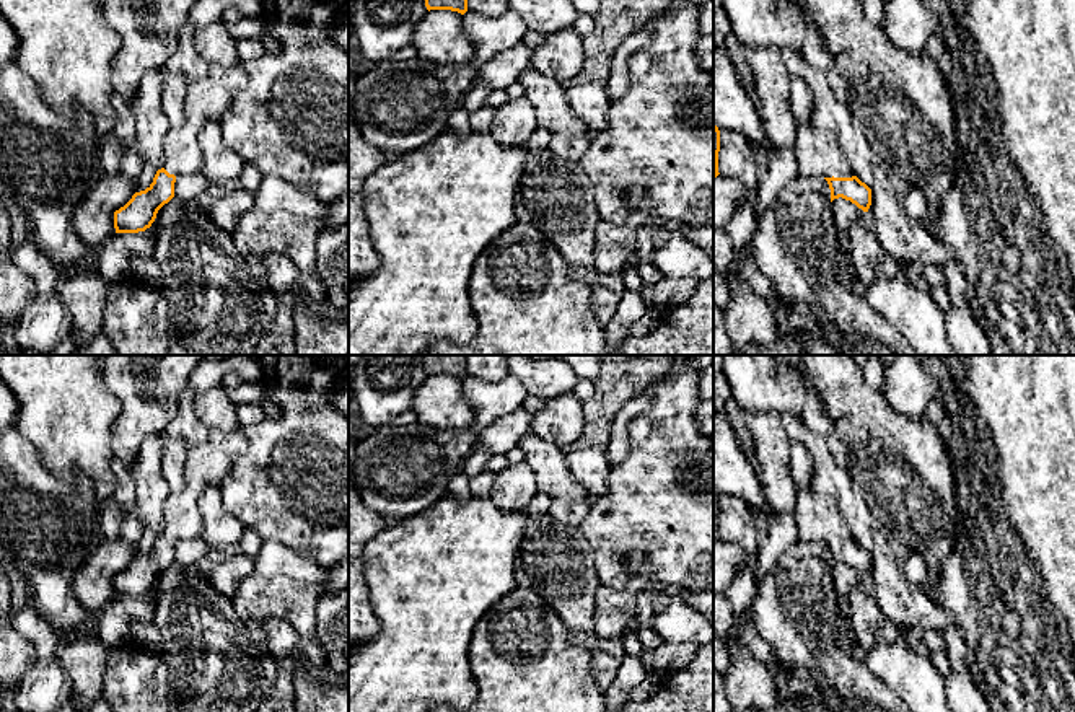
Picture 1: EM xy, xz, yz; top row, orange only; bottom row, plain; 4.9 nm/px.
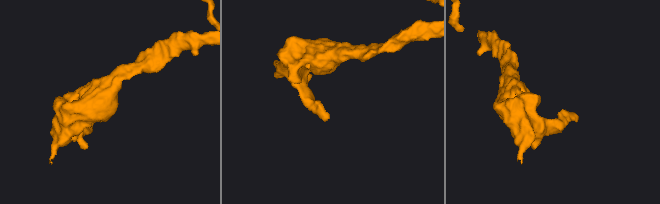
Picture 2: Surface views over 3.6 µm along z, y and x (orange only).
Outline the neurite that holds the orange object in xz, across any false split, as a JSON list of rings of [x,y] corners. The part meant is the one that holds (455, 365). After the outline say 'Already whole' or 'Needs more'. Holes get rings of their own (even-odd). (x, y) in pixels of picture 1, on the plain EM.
[[[423,355],[427,375],[451,375],[464,380],[467,376],[466,355]]]. Already whole

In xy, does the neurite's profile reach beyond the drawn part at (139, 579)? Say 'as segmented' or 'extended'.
extended

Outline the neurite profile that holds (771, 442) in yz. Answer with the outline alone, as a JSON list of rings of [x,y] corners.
[[[746,412],[746,425],[754,443],[754,463],[762,494],[770,508],[767,534],[756,554],[756,585],[779,564],[798,541],[798,489],[790,469],[790,438],[777,412]]]

